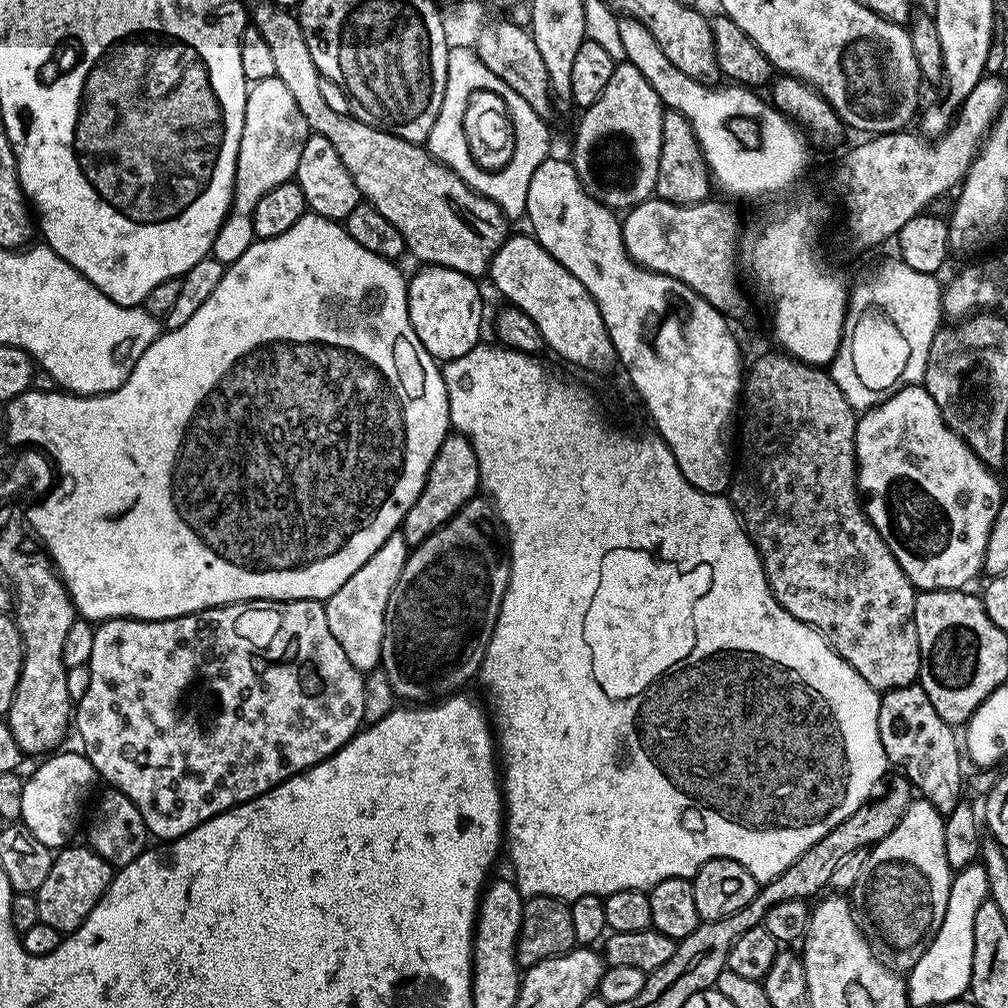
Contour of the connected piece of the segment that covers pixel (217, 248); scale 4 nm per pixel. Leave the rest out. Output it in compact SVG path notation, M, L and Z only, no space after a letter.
M277 76L262 78L249 87L236 159L236 181L232 187L232 207L212 243L211 255L225 266L242 258L254 242L252 215L258 200L262 194L274 190L274 186L287 184L295 177L298 158L302 158L302 146L309 135L308 123L302 118L302 110L298 110L298 102L294 102L290 90Z

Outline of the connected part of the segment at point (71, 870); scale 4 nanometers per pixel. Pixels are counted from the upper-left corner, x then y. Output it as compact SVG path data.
M65 846L52 857L50 874L46 874L46 882L42 882L40 889L34 893L38 902L38 914L40 923L46 926L54 926L62 934L78 930L82 922L98 906L108 887L112 884L114 869L106 863L92 848L81 846L72 848Z

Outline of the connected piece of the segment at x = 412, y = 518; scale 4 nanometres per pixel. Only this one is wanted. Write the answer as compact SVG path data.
M449 434L442 442L442 446L430 466L428 477L422 486L422 494L418 494L418 502L414 502L414 506L410 506L410 510L406 514L402 525L404 541L410 546L421 544L423 540L430 538L430 534L434 534L444 524L447 524L449 518L458 510L462 510L464 503L473 499L480 491L480 471L478 470L477 448L468 441L468 437L459 434Z

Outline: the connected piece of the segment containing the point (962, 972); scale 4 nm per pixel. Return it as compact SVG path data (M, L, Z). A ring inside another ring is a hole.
M970 863L953 875L950 902L946 902L946 918L942 918L942 926L938 926L934 938L910 970L910 976L916 979L913 984L911 981L911 991L921 992L926 1003L939 1006L942 1002L959 1000L971 989L974 966L974 914L978 914L978 906L982 906L986 899L989 899L988 879L983 864Z

